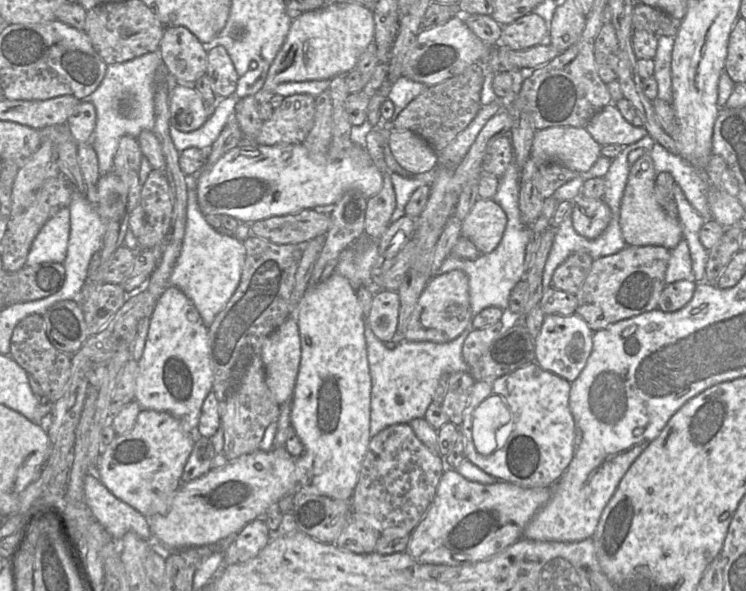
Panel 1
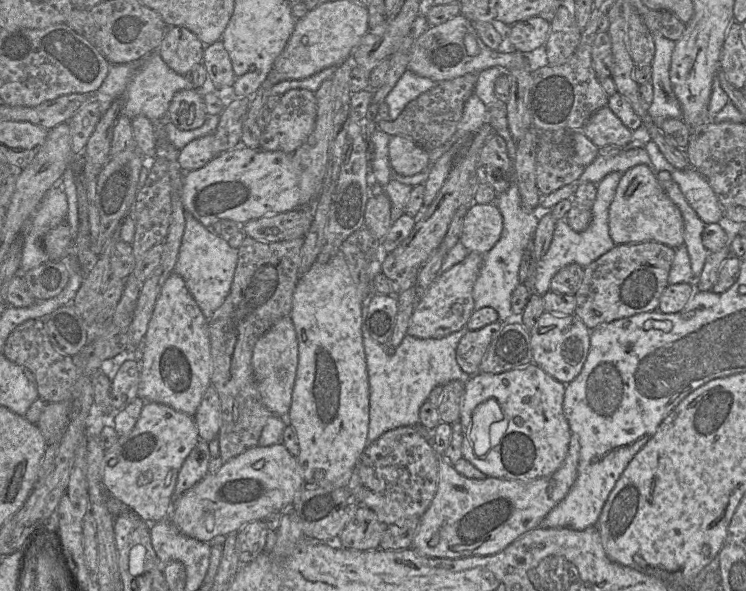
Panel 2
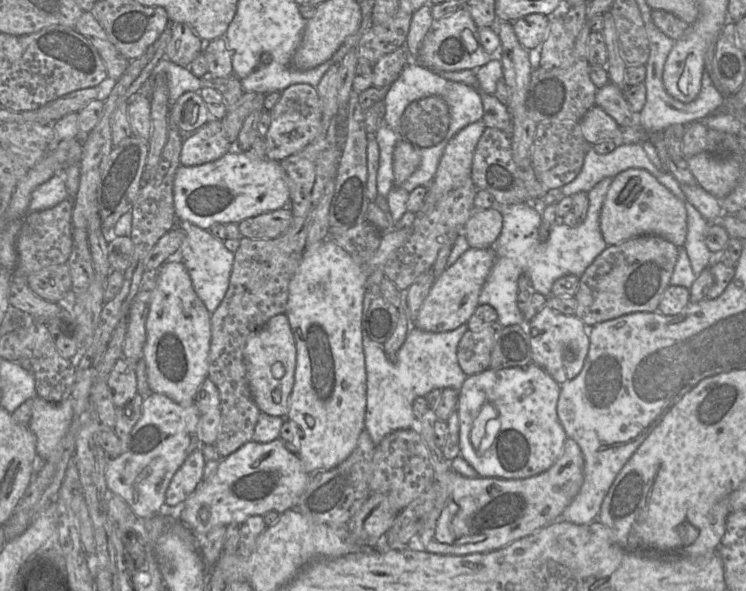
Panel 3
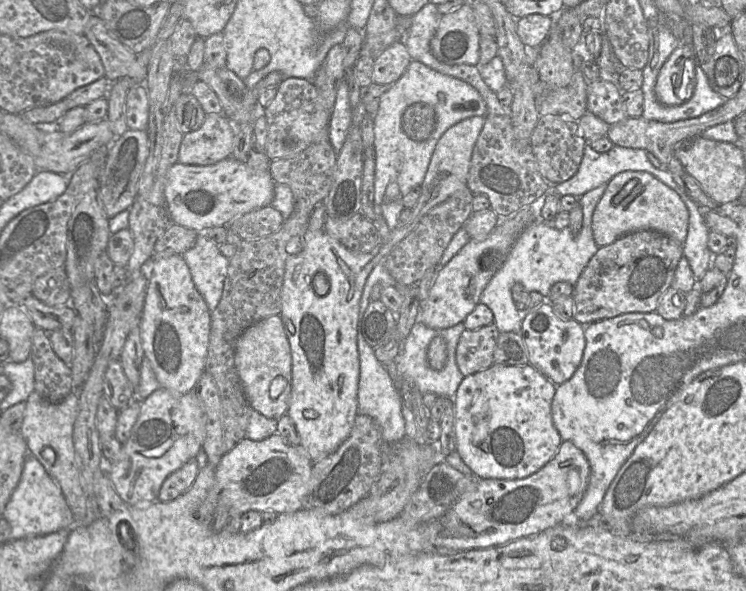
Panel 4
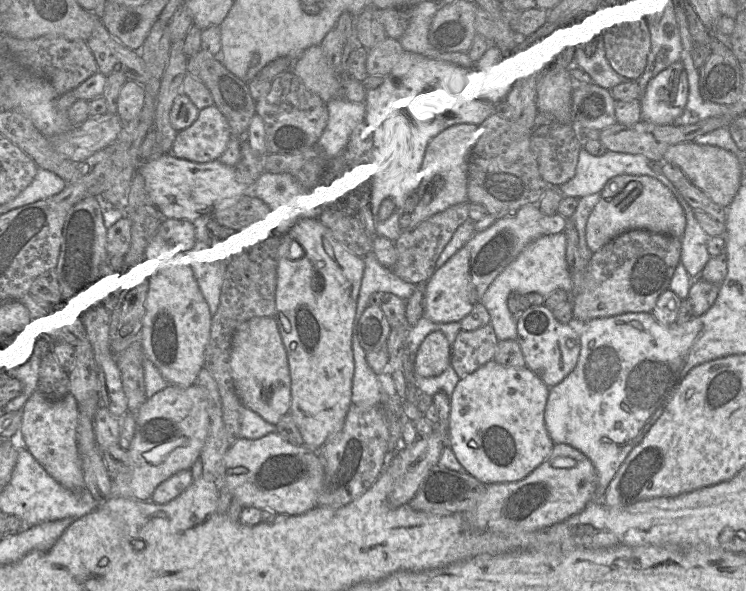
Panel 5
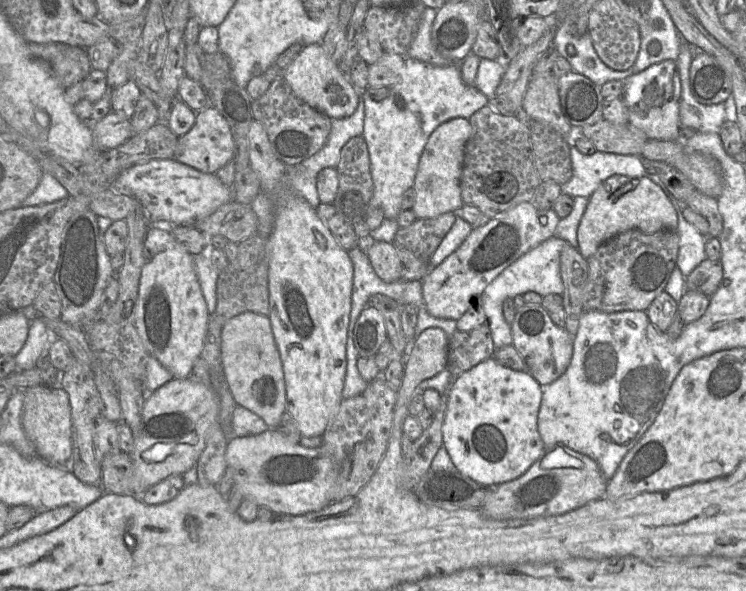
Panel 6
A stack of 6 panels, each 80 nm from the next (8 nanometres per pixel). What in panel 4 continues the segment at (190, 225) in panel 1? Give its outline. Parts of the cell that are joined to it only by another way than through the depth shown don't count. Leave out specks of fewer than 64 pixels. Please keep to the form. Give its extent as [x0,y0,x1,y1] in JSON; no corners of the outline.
[181,233,229,312]

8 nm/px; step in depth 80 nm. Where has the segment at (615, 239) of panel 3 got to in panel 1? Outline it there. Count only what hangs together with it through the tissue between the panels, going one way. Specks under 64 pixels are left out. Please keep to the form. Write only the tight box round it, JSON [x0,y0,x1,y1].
[620,153,683,248]

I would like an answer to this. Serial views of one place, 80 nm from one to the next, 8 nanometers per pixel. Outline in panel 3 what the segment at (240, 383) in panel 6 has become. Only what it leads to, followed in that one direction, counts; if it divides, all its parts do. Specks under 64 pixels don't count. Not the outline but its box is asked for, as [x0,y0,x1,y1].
[244,314,296,418]

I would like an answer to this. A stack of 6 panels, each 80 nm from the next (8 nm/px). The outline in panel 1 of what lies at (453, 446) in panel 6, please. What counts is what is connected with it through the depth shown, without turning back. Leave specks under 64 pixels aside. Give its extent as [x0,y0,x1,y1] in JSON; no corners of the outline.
[460,361,577,488]

